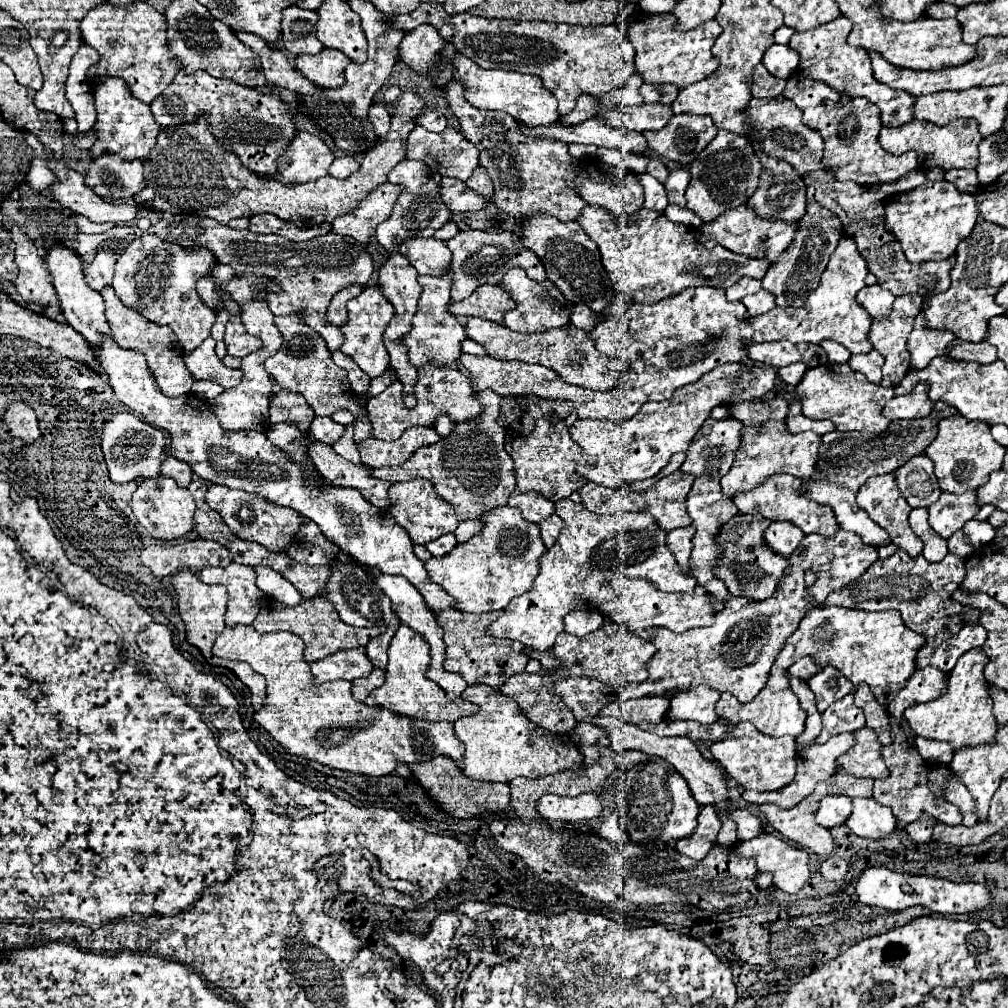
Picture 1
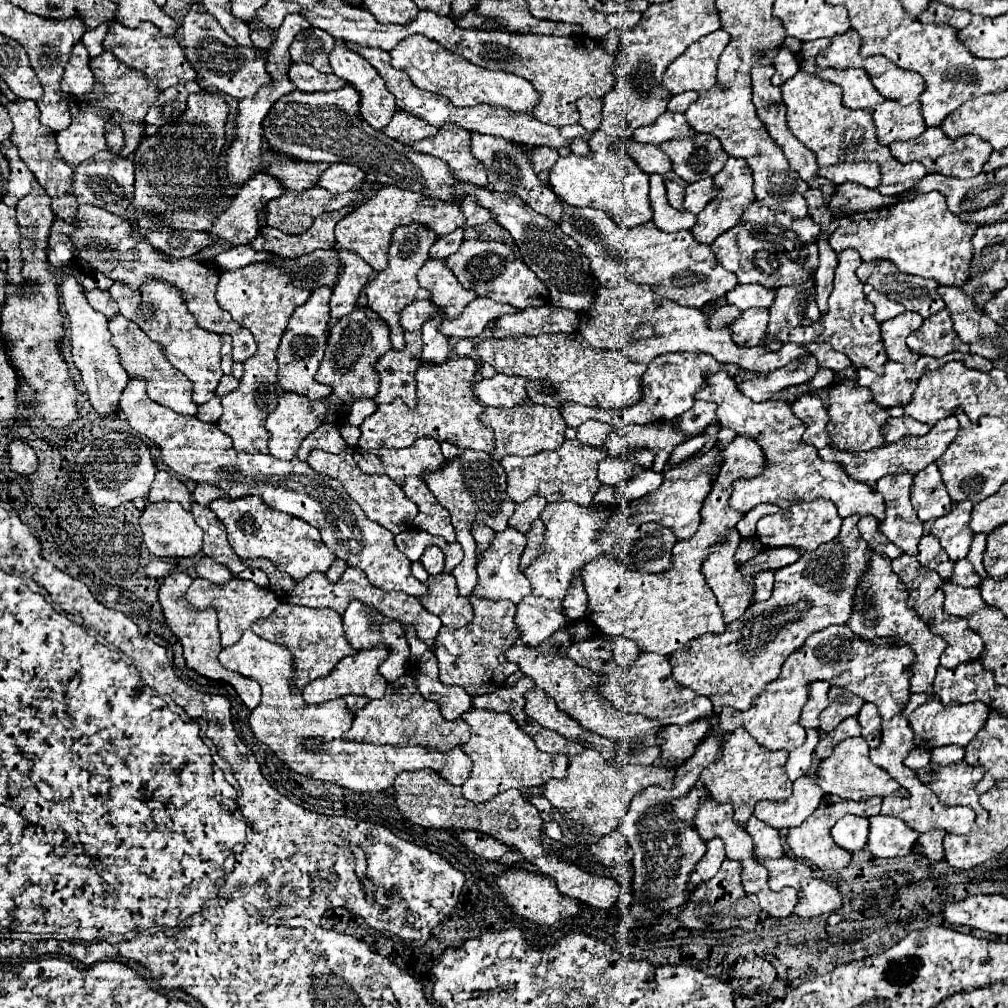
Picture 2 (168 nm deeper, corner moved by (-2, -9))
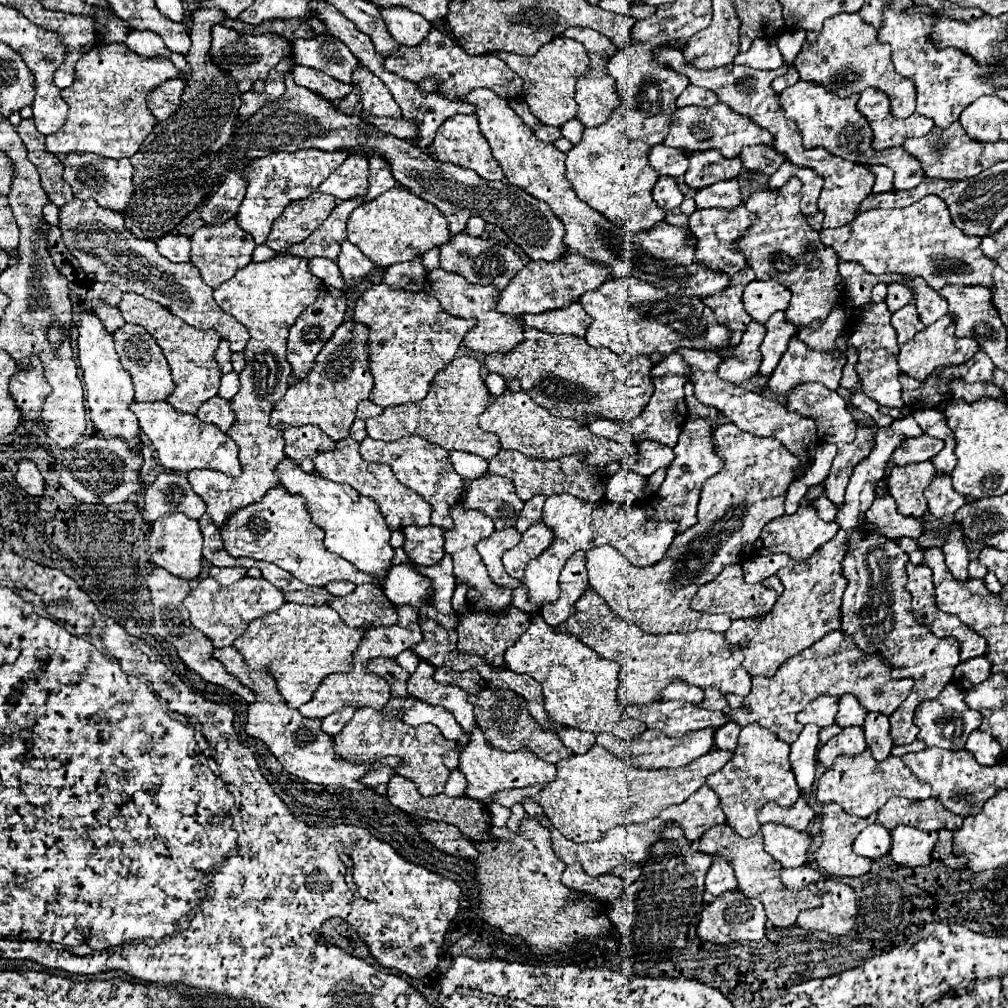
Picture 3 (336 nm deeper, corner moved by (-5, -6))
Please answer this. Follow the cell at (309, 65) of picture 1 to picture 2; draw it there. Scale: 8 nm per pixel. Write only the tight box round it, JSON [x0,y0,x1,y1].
[289,64,347,92]

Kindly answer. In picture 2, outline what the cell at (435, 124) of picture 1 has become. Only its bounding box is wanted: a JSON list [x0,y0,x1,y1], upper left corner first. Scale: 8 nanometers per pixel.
[383,110,437,144]

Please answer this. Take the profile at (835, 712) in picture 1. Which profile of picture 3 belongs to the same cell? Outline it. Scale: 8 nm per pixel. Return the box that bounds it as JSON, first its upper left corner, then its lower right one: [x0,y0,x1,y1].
[818,727,864,767]

